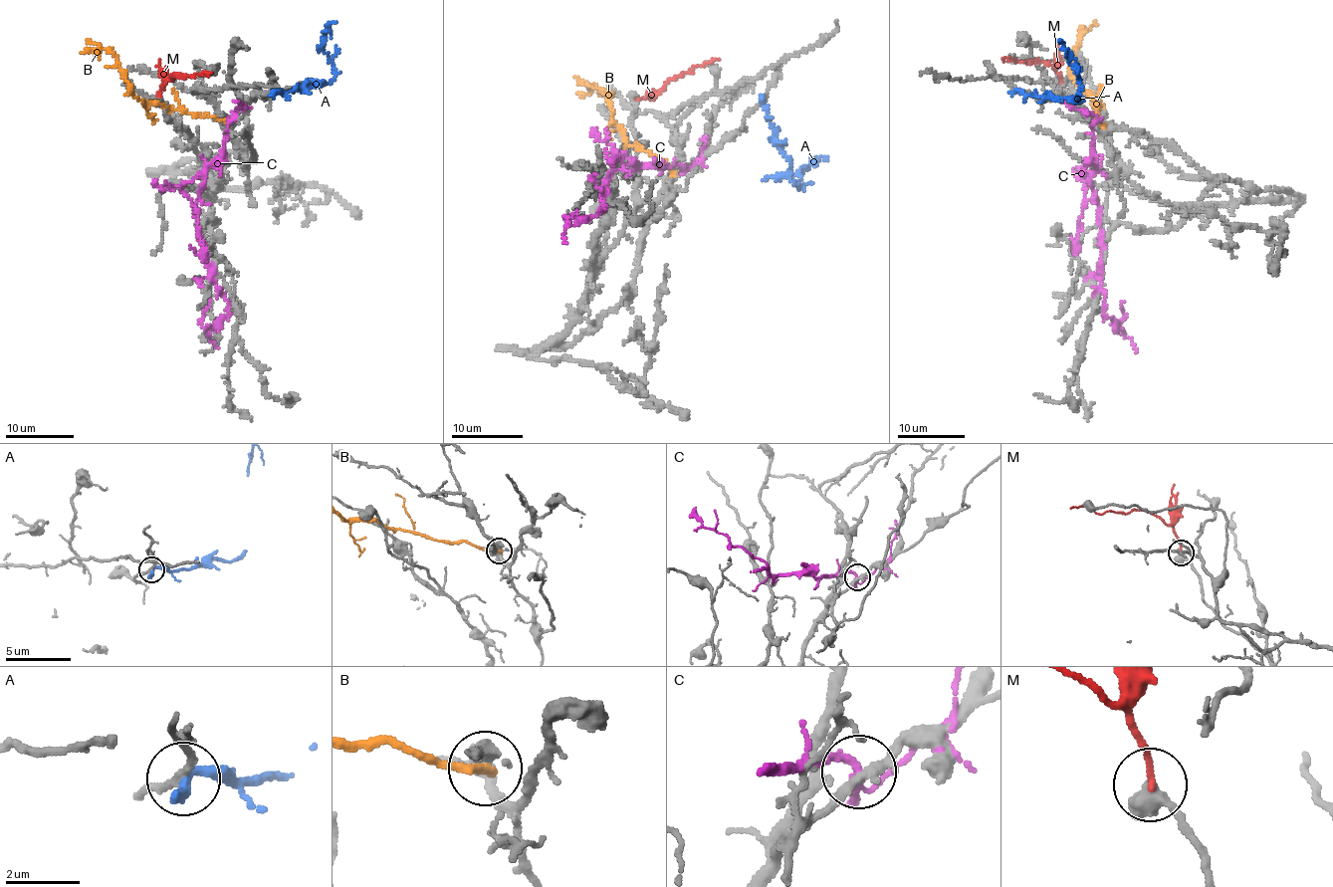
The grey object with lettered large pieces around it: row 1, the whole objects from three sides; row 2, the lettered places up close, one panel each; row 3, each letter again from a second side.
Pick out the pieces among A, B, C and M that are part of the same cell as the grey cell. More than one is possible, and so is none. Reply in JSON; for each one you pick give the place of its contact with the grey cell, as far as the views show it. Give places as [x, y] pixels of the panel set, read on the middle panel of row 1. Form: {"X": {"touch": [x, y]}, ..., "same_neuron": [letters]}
{"same_neuron": []}

